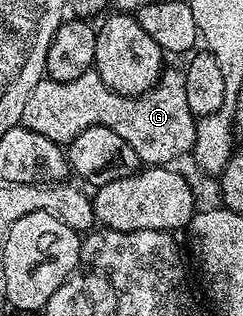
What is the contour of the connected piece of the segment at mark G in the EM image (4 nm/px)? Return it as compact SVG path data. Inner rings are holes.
M95 68L88 70L78 80L59 82L45 77L38 84L34 84L34 92L26 99L26 108L22 108L20 125L30 128L30 132L38 132L38 136L46 136L50 140L67 144L78 136L78 132L86 132L91 126L110 128L110 132L118 132L134 152L138 152L141 163L145 167L168 166L175 158L191 155L195 144L197 117L190 112L190 103L186 101L186 76L183 69L165 69L159 80L145 94L130 95L114 92L104 83L102 76Z

